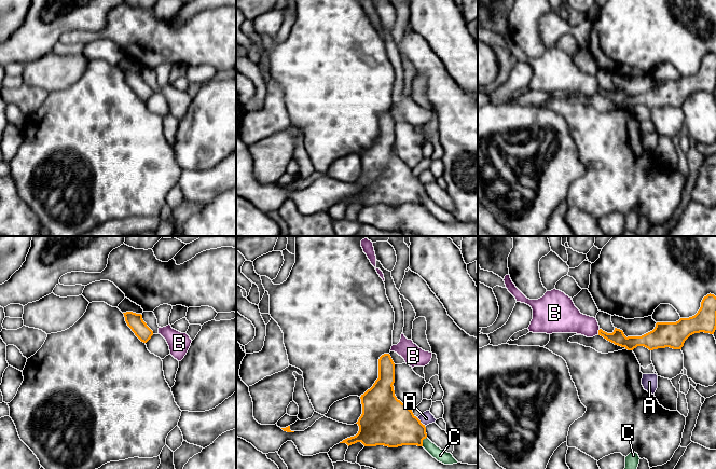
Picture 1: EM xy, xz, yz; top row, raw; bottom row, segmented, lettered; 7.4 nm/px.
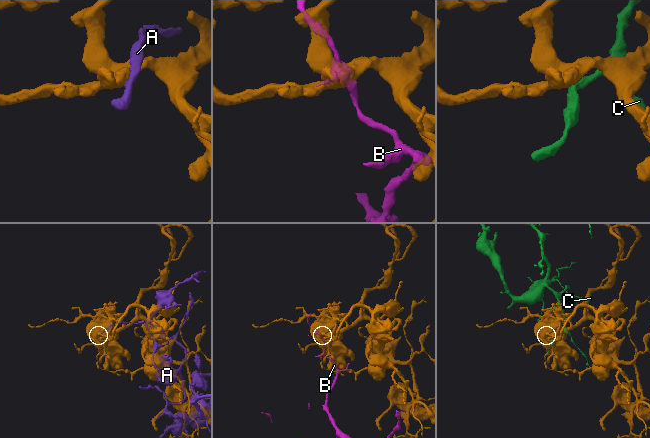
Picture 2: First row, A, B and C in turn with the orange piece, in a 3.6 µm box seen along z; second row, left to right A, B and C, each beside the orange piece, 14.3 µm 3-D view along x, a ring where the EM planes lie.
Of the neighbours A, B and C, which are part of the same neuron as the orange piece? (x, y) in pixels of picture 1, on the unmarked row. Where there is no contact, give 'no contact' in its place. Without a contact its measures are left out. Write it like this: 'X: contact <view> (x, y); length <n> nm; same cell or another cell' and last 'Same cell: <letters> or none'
A: contact xz (420, 180); length 90 nm; another cell
B: contact yz (599, 90); length 40 nm; another cell
C: contact xz (422, 199); length 80 nm; another cell
Same cell: none

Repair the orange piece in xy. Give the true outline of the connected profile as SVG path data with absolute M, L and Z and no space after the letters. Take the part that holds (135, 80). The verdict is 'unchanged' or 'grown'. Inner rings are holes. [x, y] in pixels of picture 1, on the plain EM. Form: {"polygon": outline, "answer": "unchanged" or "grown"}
{"polygon": "M133 70L123 71L127 84L132 87L135 94L143 101L147 101L153 94L153 89L147 84L141 72Z", "answer": "unchanged"}

